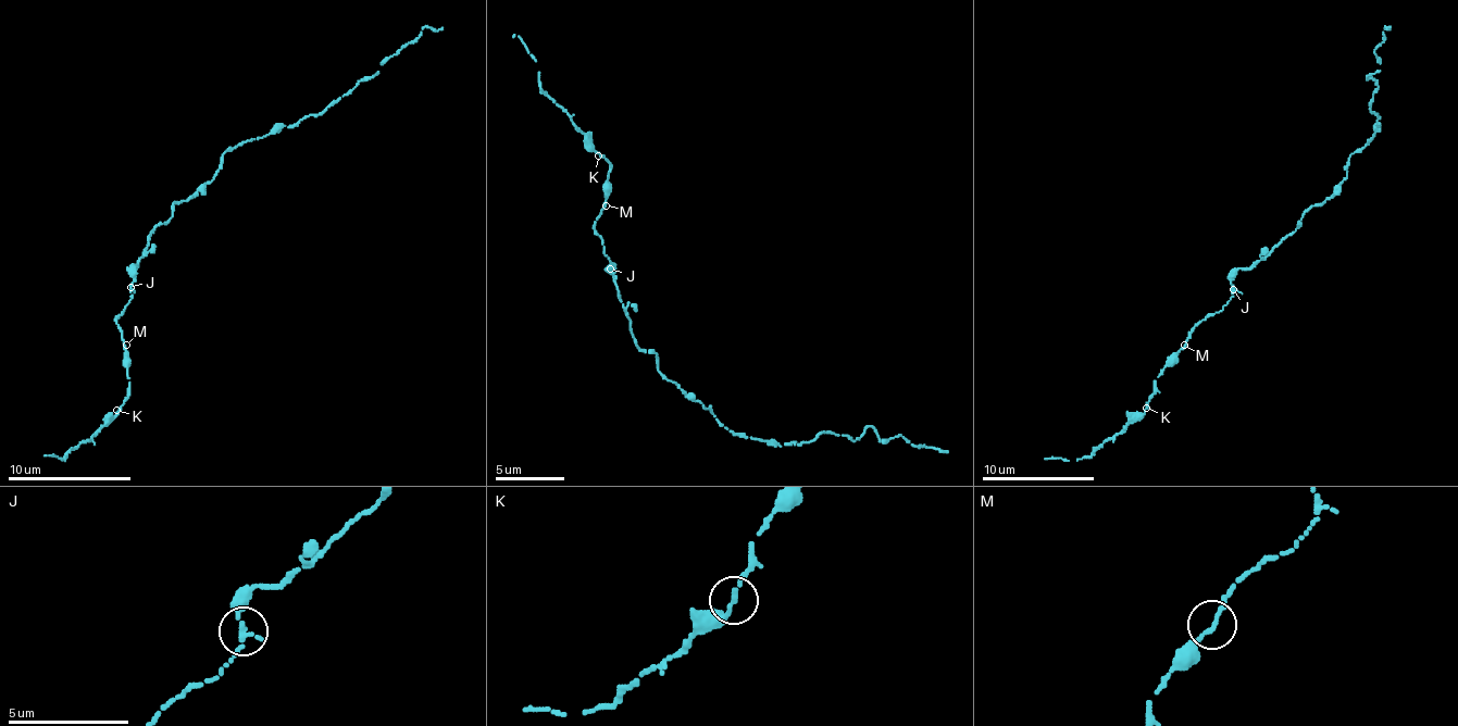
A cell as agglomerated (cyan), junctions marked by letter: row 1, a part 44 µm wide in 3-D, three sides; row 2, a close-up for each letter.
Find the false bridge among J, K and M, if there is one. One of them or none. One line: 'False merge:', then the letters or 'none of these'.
False merge: none of these

